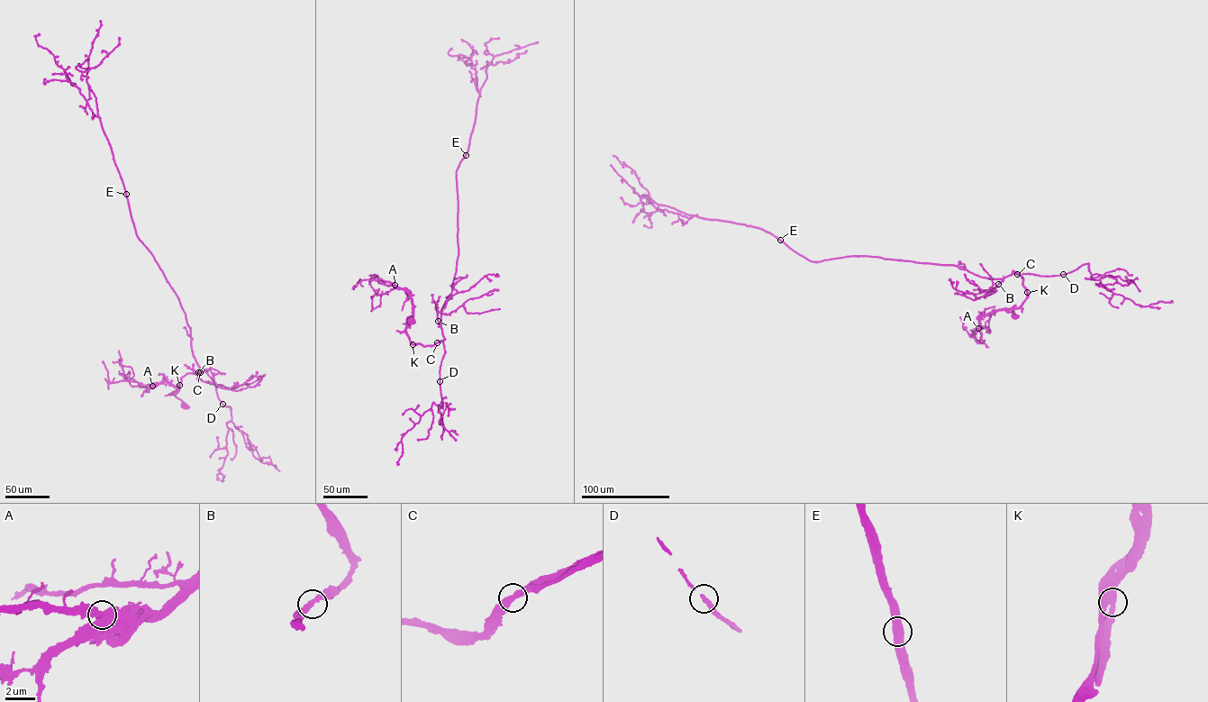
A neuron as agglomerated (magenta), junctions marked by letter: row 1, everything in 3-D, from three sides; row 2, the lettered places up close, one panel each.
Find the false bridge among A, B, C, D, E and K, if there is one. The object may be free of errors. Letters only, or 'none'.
none

